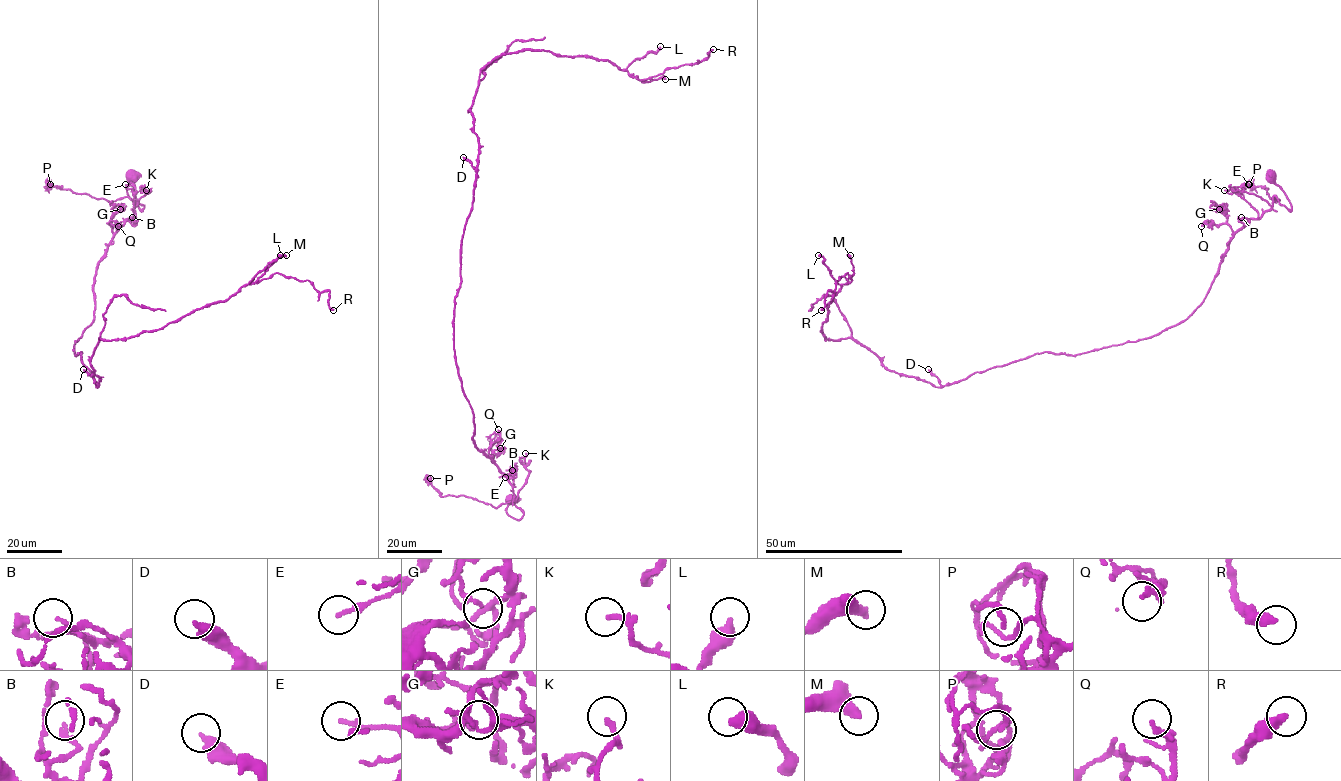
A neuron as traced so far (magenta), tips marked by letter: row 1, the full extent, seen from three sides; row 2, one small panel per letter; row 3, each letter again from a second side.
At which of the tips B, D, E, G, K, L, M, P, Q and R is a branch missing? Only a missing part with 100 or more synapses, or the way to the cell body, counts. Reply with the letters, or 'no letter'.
no letter

